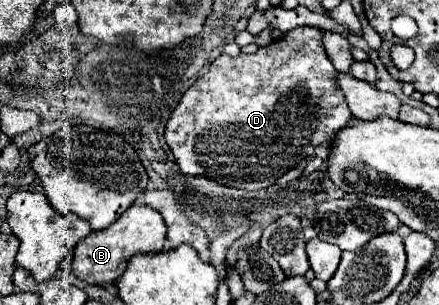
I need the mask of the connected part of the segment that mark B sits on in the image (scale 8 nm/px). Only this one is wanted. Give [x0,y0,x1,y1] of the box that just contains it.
[72,203,166,285]

